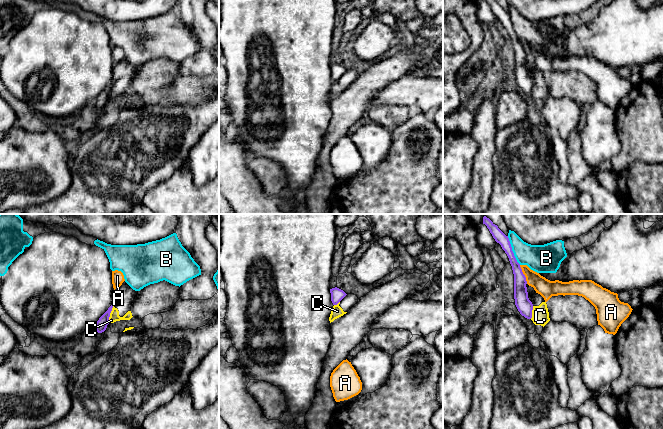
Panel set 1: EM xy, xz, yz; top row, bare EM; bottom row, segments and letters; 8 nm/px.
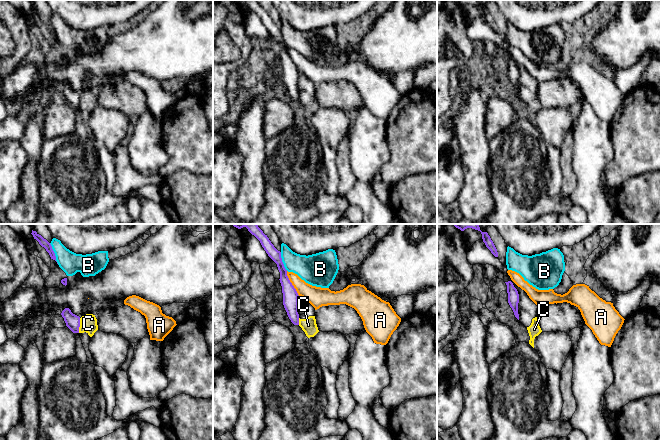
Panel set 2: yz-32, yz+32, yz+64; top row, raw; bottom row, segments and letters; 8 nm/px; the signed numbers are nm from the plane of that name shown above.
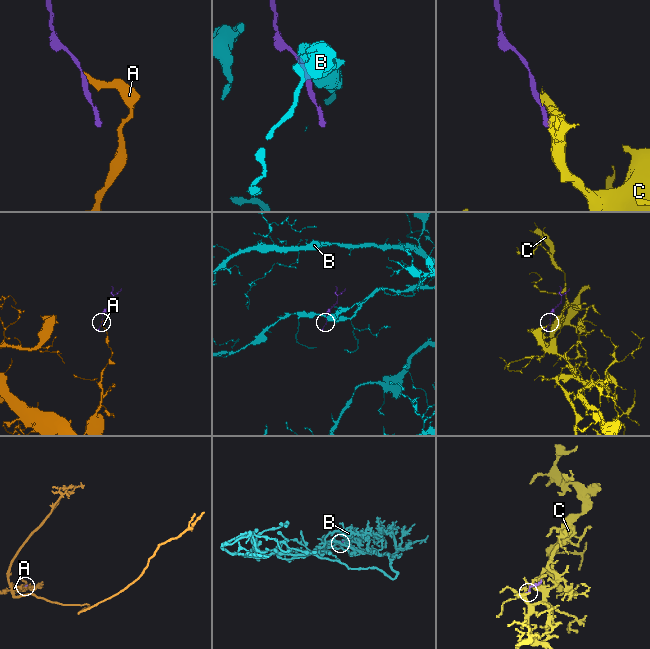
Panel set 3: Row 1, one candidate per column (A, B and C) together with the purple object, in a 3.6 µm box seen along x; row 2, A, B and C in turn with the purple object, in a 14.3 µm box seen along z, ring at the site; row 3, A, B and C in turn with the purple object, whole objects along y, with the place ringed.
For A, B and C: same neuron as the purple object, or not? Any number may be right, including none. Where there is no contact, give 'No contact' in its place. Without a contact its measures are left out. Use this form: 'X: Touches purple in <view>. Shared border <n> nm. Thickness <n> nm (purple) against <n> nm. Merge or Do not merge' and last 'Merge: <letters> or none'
A: Touches purple in yz. Shared border 170 nm. Thickness 120 nm (purple) against 140 nm. Do not merge
B: Touches purple in yz. Shared border 260 nm. Thickness 100 nm (purple) against 220 nm. Do not merge
C: Touches purple in xy. Shared border 140 nm. Thickness 90 nm (purple) against 80 nm. Do not merge
Merge: none

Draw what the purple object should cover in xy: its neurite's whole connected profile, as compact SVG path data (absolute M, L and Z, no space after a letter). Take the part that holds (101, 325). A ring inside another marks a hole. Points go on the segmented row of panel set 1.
M111 305L108 310L99 318L99 320L94 325L98 333L102 333L106 330L107 325L109 324L109 317L112 311L113 305Z

